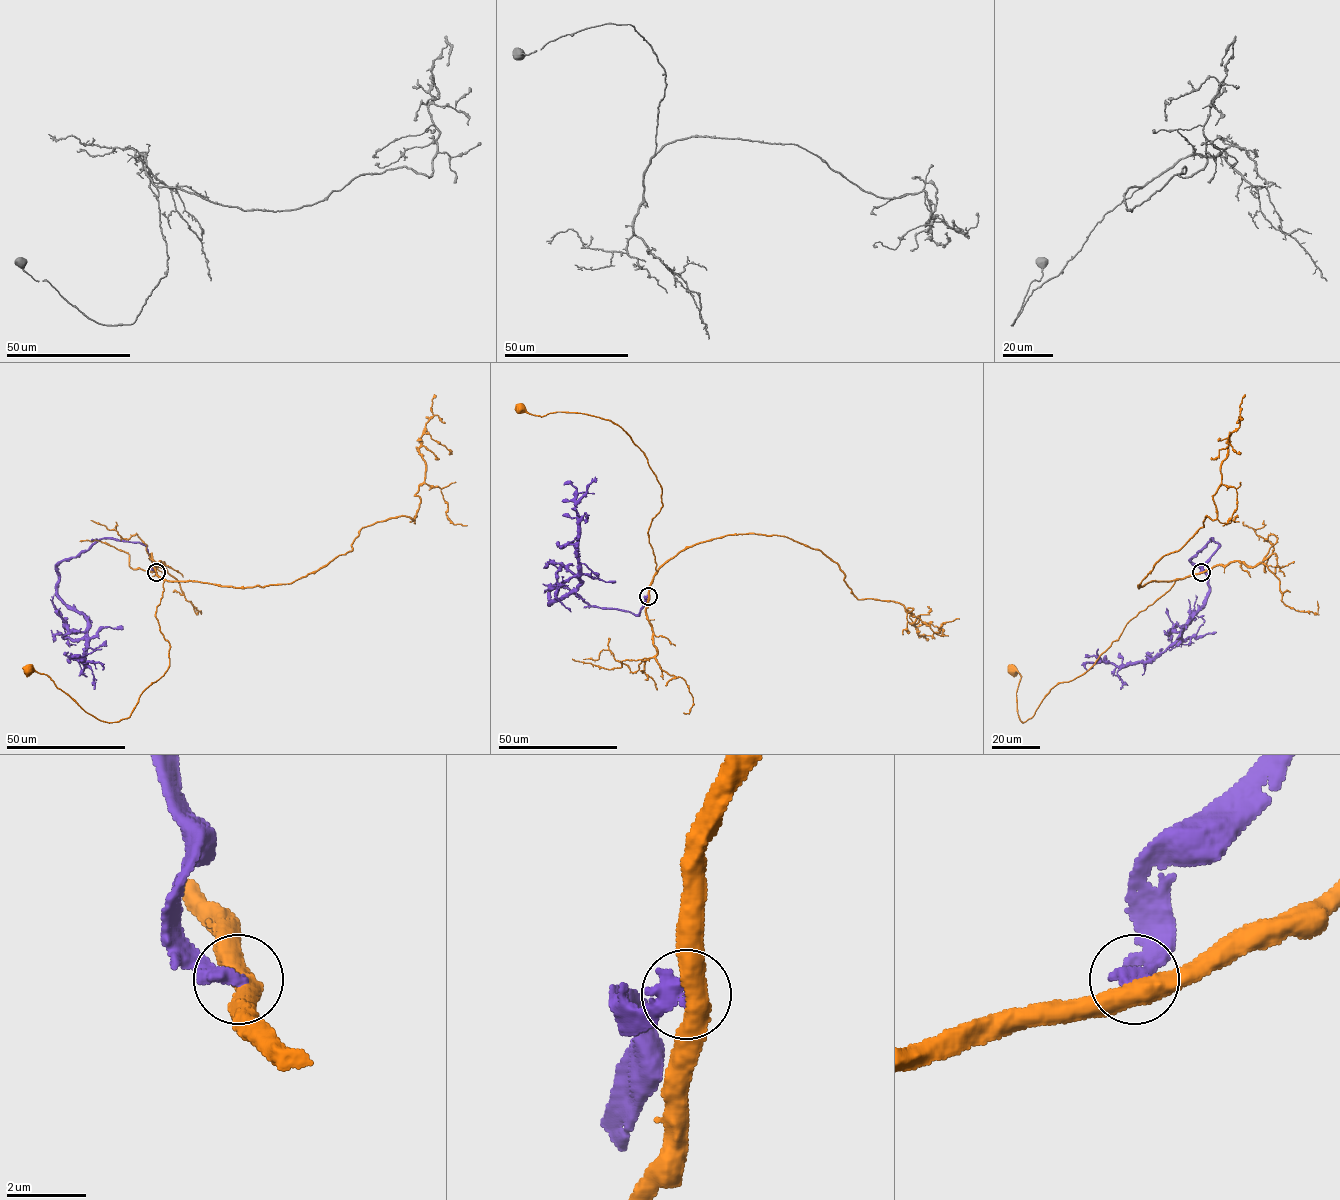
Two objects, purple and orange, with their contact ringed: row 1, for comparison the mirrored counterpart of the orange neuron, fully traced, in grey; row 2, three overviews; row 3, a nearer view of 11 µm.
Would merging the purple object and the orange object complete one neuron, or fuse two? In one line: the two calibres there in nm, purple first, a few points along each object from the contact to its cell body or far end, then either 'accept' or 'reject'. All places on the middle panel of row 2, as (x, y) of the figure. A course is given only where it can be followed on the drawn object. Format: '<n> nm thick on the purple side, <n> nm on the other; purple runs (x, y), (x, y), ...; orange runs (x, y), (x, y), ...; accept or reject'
480 nm thick on the purple side, 500 nm on the other; purple runs (648, 596), (633, 614), (590, 606), (554, 585), (550, 605), (579, 582), (575, 507), (594, 482); orange runs (648, 596), (656, 563), (648, 533), (661, 507), (661, 486), (644, 453), (608, 420), (521, 409); reject

